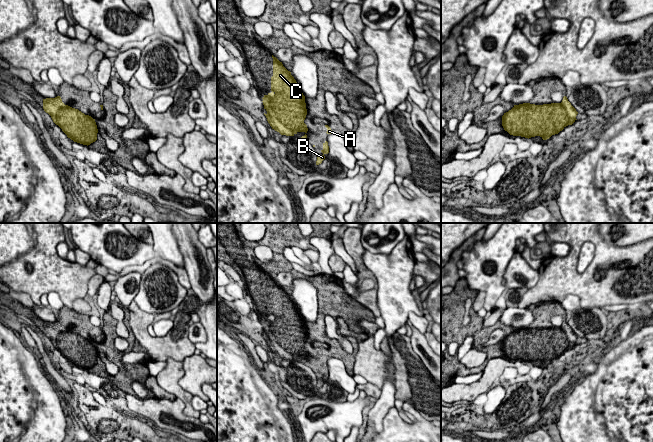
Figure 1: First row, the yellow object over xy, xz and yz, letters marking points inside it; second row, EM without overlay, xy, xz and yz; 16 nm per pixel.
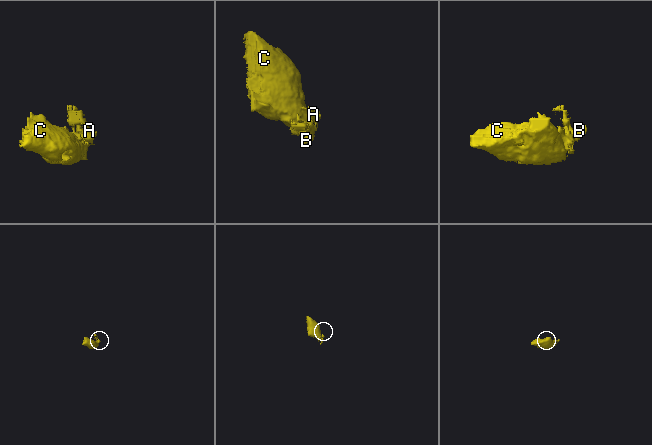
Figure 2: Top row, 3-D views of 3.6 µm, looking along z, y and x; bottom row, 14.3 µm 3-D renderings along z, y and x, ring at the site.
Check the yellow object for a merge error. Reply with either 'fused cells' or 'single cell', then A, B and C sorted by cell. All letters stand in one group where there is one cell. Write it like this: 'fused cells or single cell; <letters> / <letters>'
single cell; A B C

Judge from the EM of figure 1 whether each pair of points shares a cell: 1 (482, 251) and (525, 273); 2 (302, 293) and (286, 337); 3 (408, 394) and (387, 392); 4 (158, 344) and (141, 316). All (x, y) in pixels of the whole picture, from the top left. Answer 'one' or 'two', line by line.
1: two
2: two
3: two
4: one

